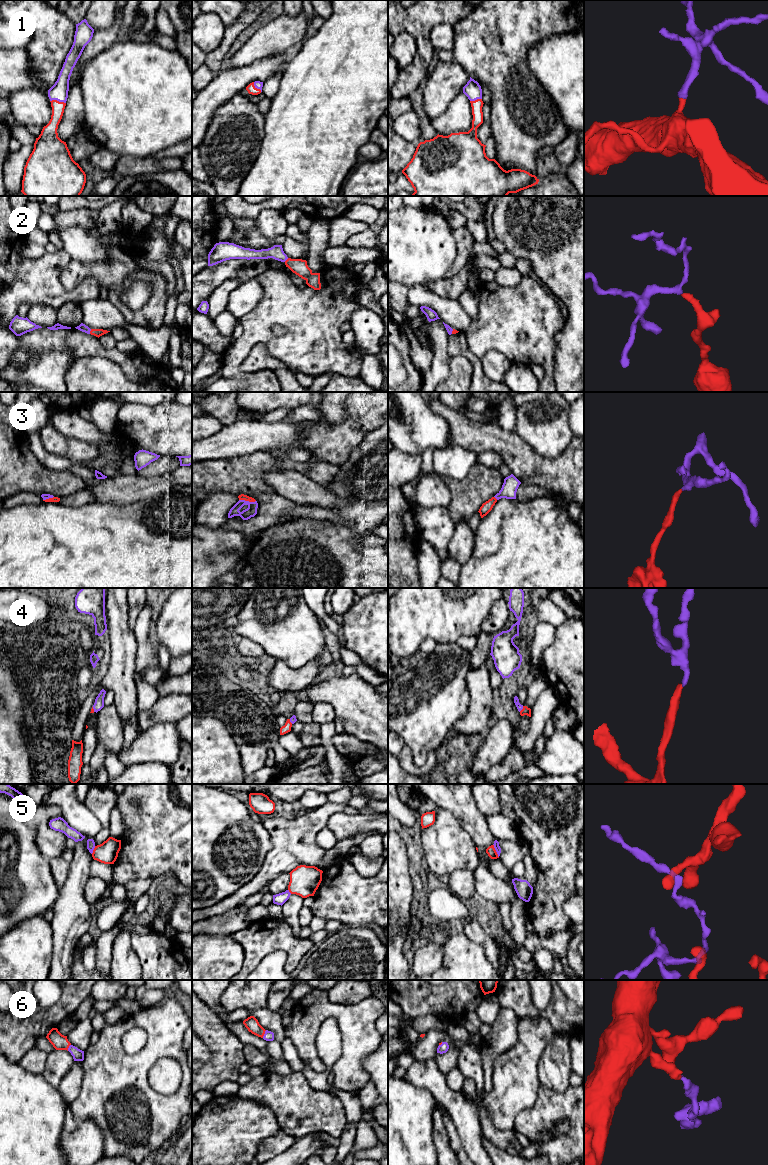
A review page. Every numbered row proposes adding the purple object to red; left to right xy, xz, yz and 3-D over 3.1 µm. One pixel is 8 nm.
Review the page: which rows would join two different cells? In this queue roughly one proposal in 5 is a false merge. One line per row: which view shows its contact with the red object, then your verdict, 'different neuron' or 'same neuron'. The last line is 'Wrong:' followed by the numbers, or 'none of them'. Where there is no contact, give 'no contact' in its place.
1: contact in xy; same neuron
2: contact in xy; same neuron
3: contact in xz; same neuron
4: contact in yz; same neuron
5: contact in yz; different neuron
6: contact in xz; same neuron
Wrong: 5

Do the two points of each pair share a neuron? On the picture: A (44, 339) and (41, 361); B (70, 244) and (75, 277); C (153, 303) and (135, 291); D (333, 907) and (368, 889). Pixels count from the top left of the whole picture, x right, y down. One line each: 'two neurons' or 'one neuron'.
A: two neurons
B: two neurons
C: two neurons
D: one neuron

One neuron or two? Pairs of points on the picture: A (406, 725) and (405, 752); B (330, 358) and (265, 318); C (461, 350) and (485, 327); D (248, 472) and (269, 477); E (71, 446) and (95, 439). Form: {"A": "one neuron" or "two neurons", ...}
{"A": "two neurons", "B": "one neuron", "C": "two neurons", "D": "two neurons", "E": "two neurons"}

